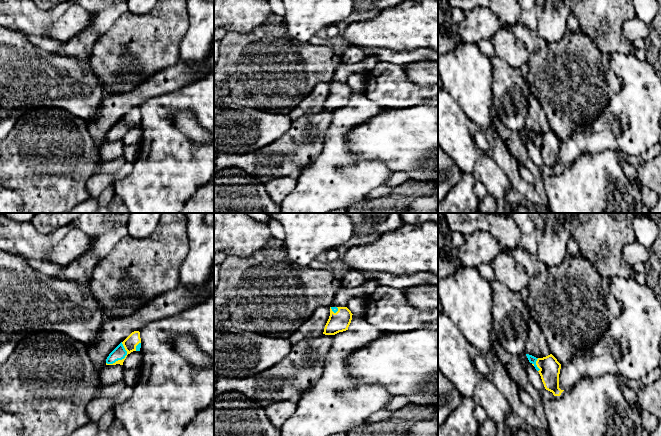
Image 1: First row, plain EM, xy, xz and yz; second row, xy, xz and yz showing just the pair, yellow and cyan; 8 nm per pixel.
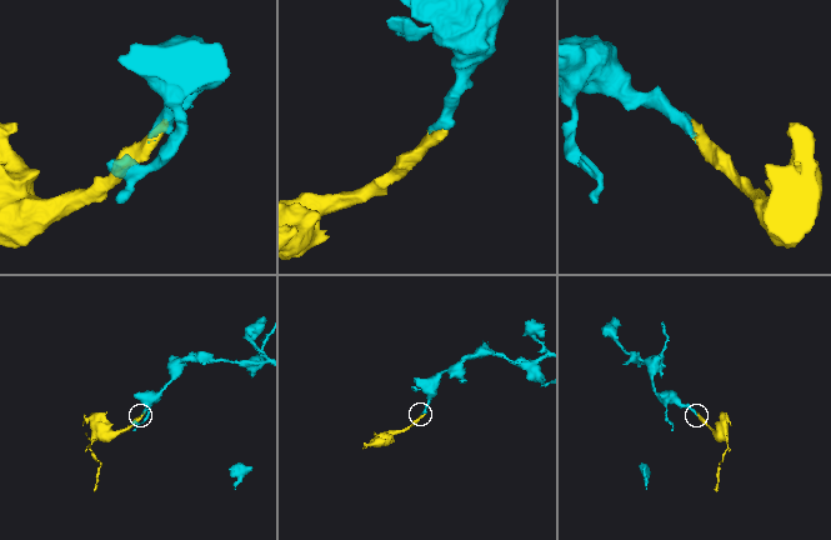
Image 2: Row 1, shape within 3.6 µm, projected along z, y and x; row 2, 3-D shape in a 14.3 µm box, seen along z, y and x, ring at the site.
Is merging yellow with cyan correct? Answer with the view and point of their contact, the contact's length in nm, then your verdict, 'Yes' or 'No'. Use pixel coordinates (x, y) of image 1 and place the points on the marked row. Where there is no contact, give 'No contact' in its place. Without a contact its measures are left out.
Touches yellow at xy (122, 359). Shared border 220 nm. Yes

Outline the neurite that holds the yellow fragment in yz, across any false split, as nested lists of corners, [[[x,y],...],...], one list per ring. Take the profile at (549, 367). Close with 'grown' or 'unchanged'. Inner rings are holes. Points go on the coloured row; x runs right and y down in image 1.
[[[526,354],[526,356],[539,372],[545,389],[552,392],[554,396],[560,396],[564,390],[559,388],[561,364],[557,359],[552,354],[543,358],[536,358],[529,354]]]; grown

